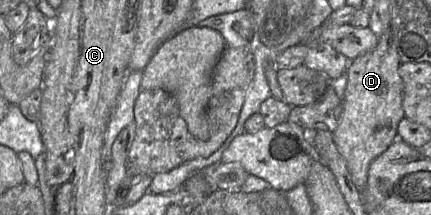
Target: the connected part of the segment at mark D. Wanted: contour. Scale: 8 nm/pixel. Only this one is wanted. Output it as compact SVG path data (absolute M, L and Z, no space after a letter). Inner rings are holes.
M389 29L378 39L374 50L352 60L347 69L347 85L338 119L332 126L332 134L359 192L366 187L370 164L398 138L397 127L404 117L403 81L398 73L400 64L393 34Z

